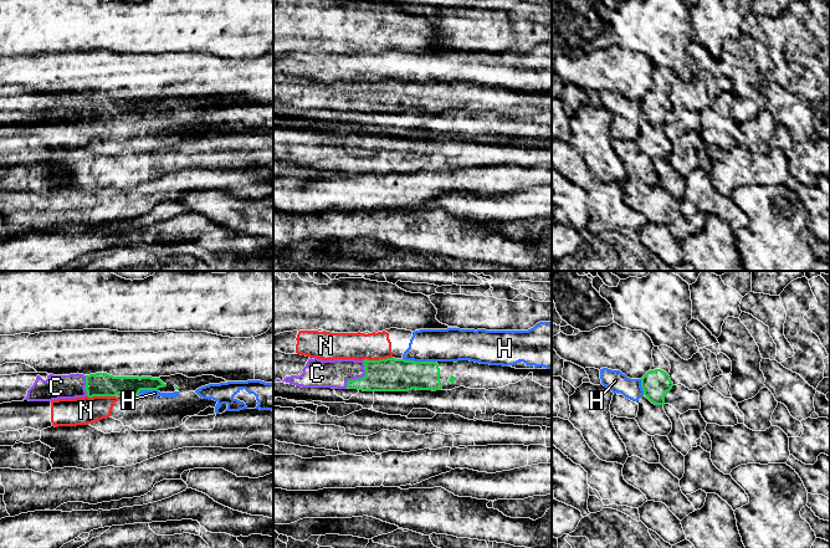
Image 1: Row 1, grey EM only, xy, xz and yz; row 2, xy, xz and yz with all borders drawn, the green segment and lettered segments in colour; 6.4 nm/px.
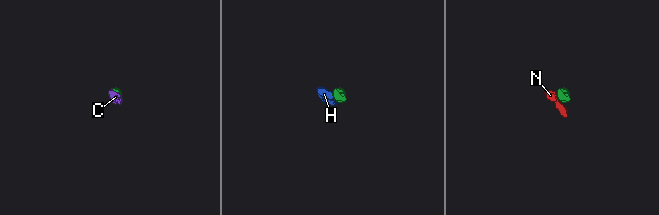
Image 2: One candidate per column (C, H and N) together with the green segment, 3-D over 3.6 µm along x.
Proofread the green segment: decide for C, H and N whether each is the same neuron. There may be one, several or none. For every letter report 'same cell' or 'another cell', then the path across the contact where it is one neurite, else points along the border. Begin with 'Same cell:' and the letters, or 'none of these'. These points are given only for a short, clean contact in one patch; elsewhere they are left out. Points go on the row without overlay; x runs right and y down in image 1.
Same cell: C
C: same cell | across xz (390, 96), (360, 100), (334, 96)
H: another cell
N: another cell | along xz (392, 78), (363, 82)

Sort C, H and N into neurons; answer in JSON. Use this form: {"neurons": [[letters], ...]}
{"neurons": [["C"], ["H", "N"]]}

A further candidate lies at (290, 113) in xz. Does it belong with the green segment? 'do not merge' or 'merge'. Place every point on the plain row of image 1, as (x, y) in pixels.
do not merge

